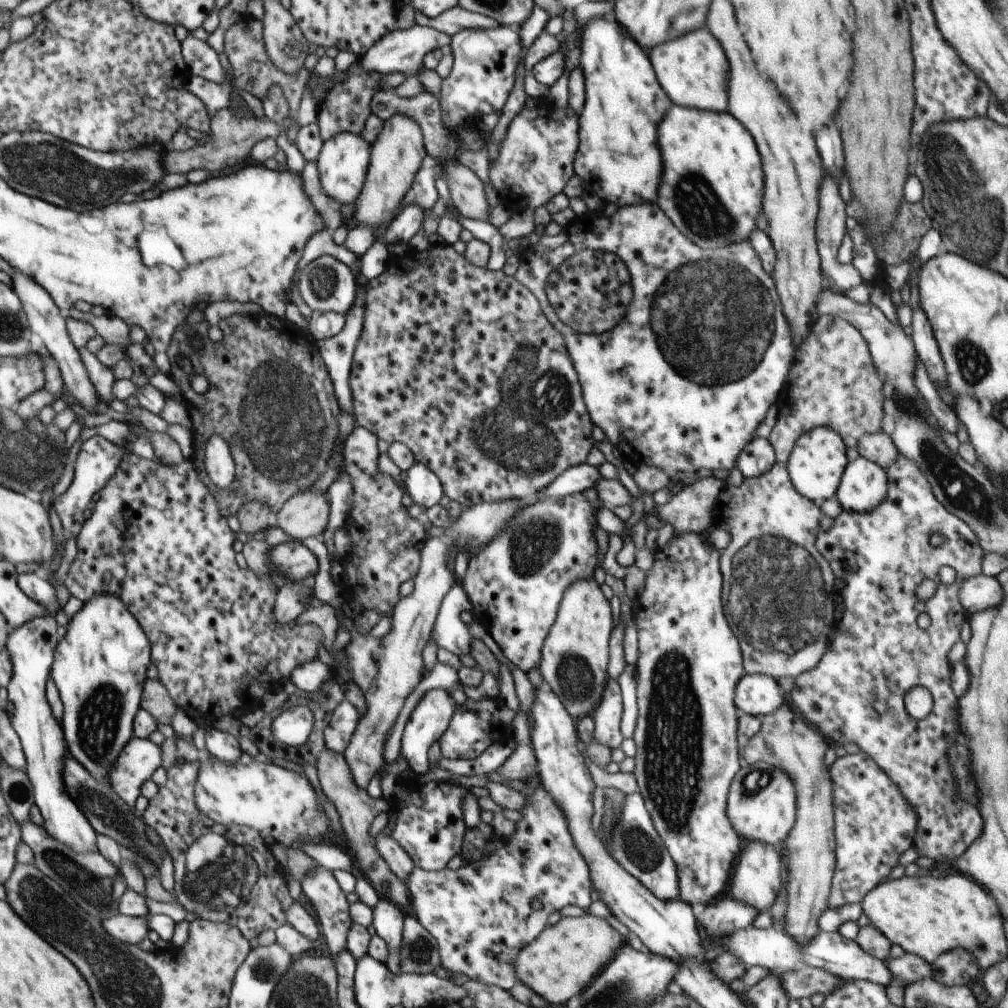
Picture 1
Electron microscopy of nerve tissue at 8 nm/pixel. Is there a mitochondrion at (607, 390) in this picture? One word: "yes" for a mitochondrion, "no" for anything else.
no

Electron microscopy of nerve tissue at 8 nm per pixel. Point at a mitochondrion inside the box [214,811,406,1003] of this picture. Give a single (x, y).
(264, 971)

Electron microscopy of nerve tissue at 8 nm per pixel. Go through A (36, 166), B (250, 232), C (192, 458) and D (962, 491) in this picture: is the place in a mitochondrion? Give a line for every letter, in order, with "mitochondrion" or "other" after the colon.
A: mitochondrion
B: other
C: other
D: mitochondrion

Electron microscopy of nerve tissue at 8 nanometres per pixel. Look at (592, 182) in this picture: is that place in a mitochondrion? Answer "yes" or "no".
no

